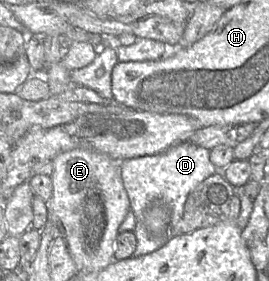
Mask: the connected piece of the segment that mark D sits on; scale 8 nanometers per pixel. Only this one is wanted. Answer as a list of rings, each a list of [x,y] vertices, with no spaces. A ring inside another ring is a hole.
[[[182,142],[155,155],[147,155],[120,161],[123,185],[127,192],[130,208],[136,219],[135,236],[136,249],[132,257],[139,257],[152,253],[161,248],[170,237],[179,235],[178,227],[182,219],[185,201],[188,194],[209,176],[219,173],[224,176],[224,170],[219,170],[209,159],[210,150],[197,146],[191,142]],[[153,200],[163,200],[171,209],[169,235],[163,238],[152,237],[144,223],[144,210]]]

